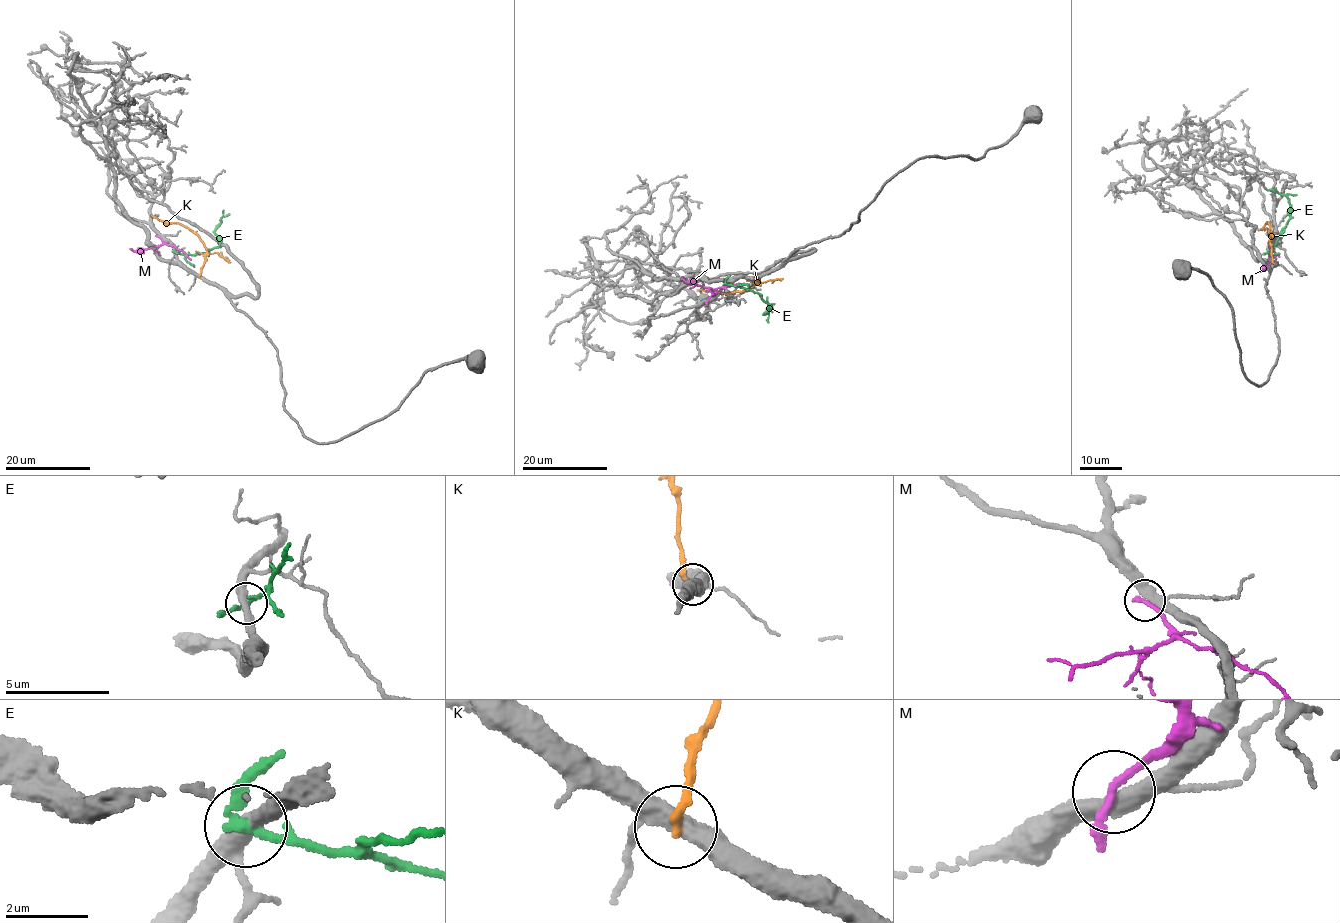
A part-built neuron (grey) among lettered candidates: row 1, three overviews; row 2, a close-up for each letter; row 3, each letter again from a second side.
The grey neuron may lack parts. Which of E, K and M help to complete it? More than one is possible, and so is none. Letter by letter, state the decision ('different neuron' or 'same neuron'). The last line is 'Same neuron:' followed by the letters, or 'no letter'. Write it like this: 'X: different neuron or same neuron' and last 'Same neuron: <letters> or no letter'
E: different neuron
K: different neuron
M: different neuron
Same neuron: no letter

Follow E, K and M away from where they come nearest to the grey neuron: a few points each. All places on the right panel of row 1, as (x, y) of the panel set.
E: (1268, 252), (1290, 217), (1290, 209), (1285, 196), (1266, 190)
K: (1274, 264), (1269, 226), (1266, 222), (1262, 230), (1258, 230)
M: (1276, 240), (1265, 270), (1260, 271)

